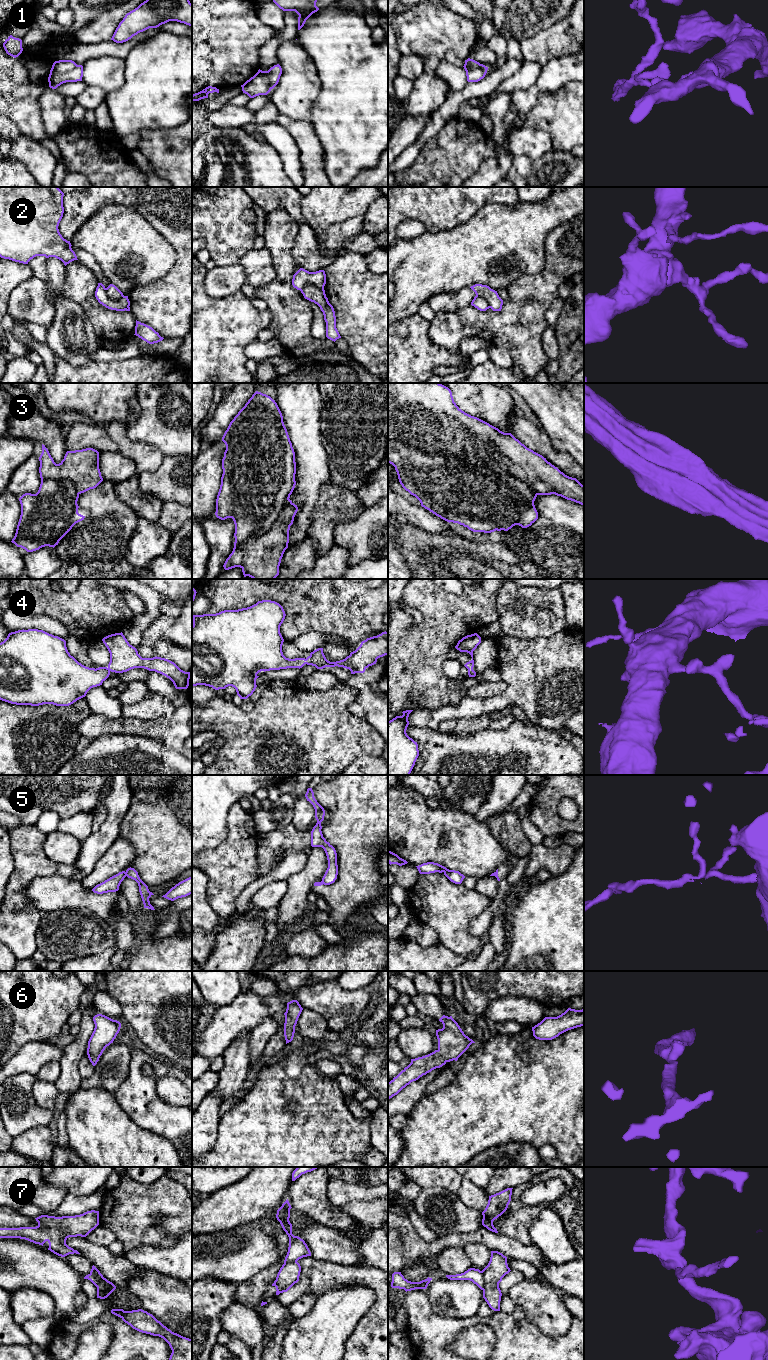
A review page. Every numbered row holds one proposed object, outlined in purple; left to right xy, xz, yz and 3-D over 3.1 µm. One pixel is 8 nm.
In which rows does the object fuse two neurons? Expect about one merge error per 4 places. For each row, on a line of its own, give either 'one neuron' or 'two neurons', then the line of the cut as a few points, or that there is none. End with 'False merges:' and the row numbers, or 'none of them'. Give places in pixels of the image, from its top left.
1: two neurons | xy (77, 65), (71, 70), (52, 72), (49, 75)
2: two neurons | xy (105, 288), (106, 294), (112, 299), (120, 299), (124, 296)
3: two neurons | yz (388, 438), (428, 454), (484, 463), (523, 480), (538, 494)
4: one neuron | no cut
5: two neurons | xy (125, 872), (126, 875)
6: one neuron | no cut
7: two neurons | yz (481, 1271), (483, 1289)
False merges: 1, 2, 3, 5, 7

